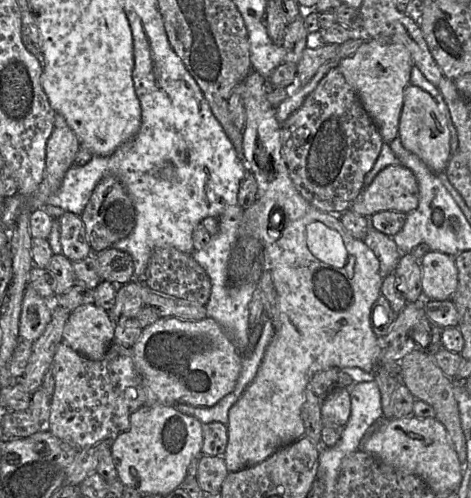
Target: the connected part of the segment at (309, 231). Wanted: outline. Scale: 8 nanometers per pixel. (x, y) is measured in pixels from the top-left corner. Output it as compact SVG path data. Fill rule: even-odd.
M255 70L245 77L243 84L242 96L246 111L243 129L244 165L257 182L257 199L276 208L270 214L270 228L277 228L279 223L284 227L279 239L264 247L264 262L271 273L277 295L278 328L274 328L274 335L265 349L254 379L229 410L228 443L223 454L229 472L256 465L277 449L305 436L301 411L308 383L314 374L339 368L361 370L363 374L373 375L379 364L381 351L380 339L374 334L370 324L371 309L381 295L383 280L377 257L364 241L353 238L344 229L340 215L315 208L297 191L282 157L276 107L266 98L268 89L272 88Z

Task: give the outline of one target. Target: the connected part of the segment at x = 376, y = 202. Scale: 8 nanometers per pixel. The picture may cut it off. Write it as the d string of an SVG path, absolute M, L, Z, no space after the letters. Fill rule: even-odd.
M390 165L359 193L349 210L364 217L382 211L408 214L418 204L419 189L413 172L403 165Z

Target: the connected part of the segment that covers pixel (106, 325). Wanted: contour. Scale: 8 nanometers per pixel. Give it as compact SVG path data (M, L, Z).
M85 304L70 312L63 330L63 343L79 354L97 361L114 342L115 322L107 311Z

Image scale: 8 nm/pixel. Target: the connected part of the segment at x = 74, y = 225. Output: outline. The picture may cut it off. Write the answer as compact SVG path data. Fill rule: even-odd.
M65 211L59 218L59 225L62 254L65 257L74 262L93 254L80 216Z

